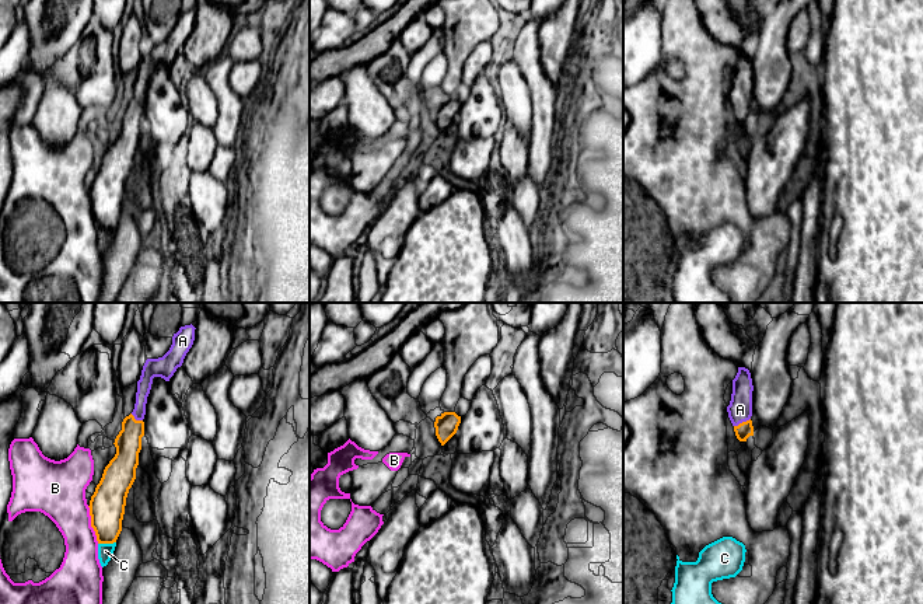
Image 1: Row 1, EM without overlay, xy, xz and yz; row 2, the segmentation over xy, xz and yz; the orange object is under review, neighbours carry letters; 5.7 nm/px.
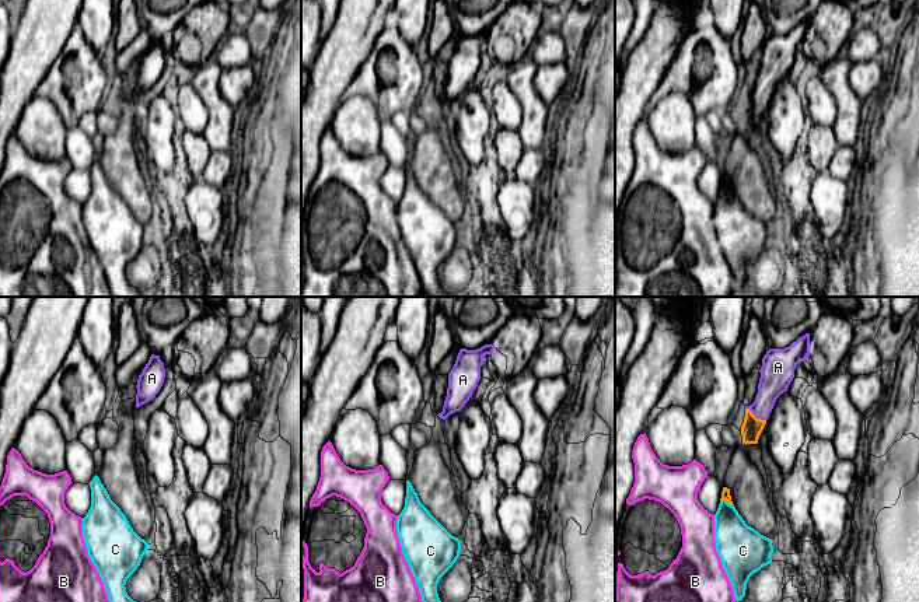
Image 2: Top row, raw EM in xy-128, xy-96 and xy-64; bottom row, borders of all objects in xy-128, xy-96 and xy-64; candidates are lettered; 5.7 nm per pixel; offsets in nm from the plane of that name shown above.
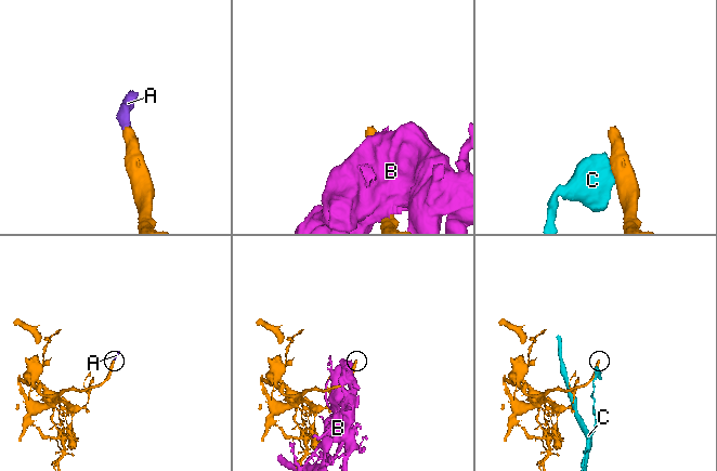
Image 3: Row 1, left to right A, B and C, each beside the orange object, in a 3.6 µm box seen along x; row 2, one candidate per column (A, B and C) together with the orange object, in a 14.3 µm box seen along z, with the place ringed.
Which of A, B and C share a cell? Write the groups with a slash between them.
A / B / C

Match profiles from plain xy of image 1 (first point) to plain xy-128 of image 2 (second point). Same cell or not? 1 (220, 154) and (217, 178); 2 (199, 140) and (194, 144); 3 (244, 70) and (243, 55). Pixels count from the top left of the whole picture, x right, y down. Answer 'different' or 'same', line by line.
1: same
2: same
3: different

